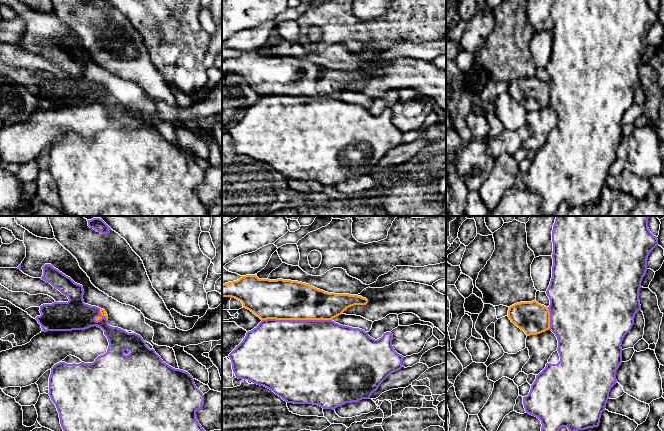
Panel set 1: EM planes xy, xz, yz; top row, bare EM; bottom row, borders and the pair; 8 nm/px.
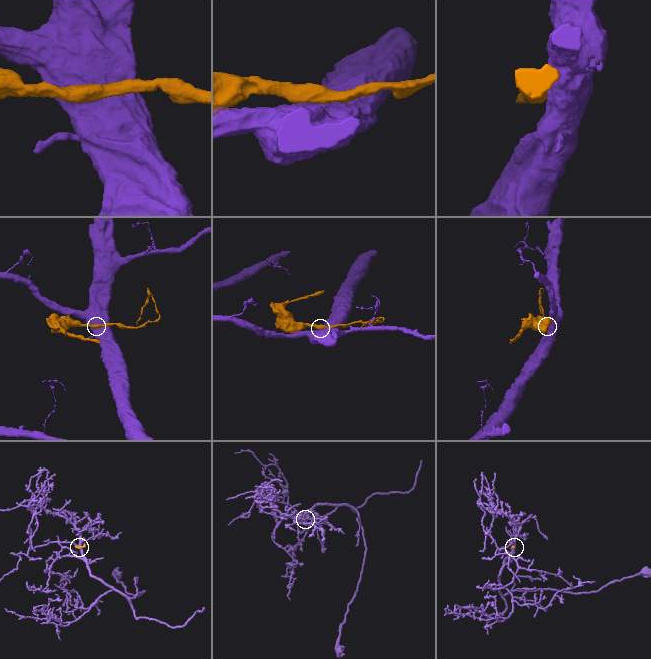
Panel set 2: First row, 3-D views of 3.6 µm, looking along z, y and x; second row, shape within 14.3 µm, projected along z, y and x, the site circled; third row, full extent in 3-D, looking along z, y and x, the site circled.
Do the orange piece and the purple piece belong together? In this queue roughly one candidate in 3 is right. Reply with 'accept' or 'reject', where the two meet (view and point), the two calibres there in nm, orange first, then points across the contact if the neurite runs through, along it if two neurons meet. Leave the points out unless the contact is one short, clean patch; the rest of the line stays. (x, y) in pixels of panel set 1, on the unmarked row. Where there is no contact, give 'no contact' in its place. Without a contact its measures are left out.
reject; contact xz (296, 95); calibres 320 and 500 nm

